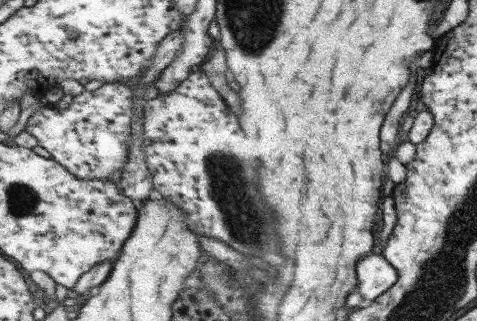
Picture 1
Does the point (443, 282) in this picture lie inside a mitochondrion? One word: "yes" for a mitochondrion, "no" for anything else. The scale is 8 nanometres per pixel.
yes

